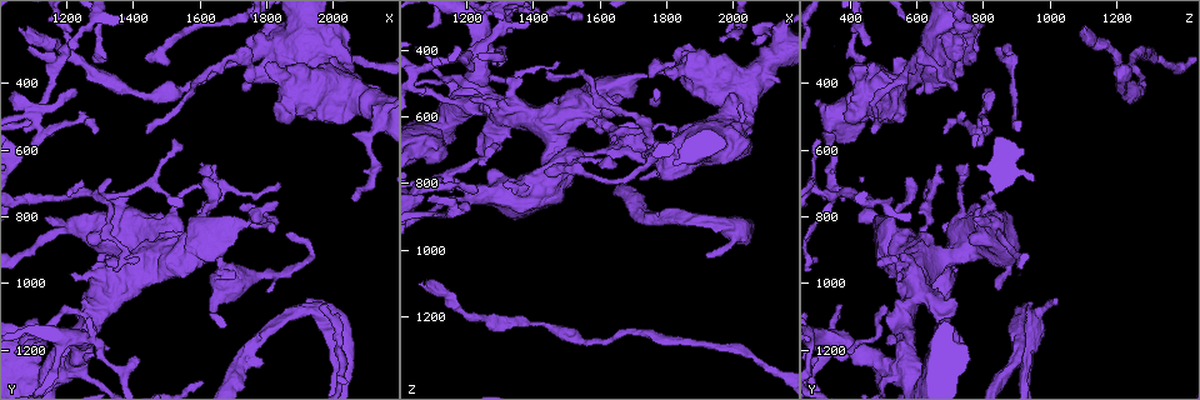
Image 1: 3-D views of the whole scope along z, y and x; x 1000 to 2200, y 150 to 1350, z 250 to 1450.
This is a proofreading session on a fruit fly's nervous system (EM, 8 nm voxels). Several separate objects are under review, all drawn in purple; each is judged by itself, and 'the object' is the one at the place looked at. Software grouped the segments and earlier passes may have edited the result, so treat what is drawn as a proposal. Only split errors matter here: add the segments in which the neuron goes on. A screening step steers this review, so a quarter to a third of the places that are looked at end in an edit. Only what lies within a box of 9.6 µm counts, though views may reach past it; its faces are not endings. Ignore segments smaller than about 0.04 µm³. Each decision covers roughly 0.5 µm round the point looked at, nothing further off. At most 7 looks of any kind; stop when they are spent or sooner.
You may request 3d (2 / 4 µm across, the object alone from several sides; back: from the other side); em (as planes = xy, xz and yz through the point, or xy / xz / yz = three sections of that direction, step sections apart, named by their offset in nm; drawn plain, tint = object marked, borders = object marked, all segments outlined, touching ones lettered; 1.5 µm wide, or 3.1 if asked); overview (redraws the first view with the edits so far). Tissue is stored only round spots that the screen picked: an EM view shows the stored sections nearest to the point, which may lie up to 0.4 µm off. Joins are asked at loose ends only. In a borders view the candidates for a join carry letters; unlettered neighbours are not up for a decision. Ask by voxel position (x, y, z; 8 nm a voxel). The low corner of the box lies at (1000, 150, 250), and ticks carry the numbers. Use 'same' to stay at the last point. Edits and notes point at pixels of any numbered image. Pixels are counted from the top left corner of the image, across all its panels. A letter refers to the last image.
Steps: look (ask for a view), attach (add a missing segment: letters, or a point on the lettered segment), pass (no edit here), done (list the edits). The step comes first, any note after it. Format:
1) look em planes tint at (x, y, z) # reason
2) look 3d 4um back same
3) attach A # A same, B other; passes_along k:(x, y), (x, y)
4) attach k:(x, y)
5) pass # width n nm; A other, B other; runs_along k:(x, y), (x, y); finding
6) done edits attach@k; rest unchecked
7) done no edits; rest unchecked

look em yz step 8 tint at (1230, 420, 830) # free end

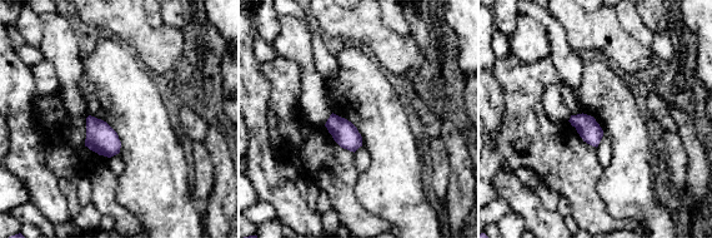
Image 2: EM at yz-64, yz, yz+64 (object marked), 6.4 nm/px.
look em planes borders same

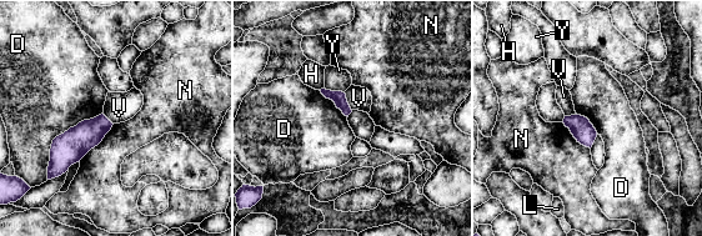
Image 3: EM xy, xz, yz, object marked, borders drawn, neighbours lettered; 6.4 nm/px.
pass # D other, H other, L other, N other, V other, Y other; border 3:(103, 113), (53, 140), (46, 172); none of them fits

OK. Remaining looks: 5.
look em planes borders at (1600, 640, 760) # tapers out

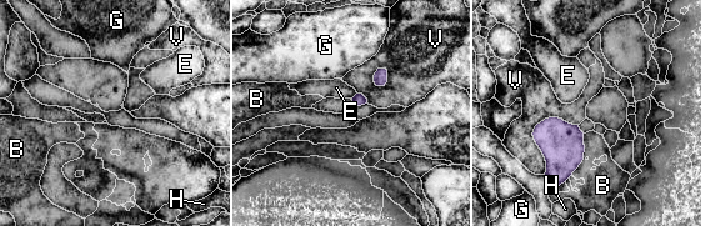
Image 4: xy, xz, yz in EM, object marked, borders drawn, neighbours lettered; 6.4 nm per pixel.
pass # width 80 nm; B other, E other, G other, H other, V other; border 4:(356, 93), (351, 99); no lettered segment goes on from it

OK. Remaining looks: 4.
look 3d 4um at (1920, 1040, 1010) # tapers out

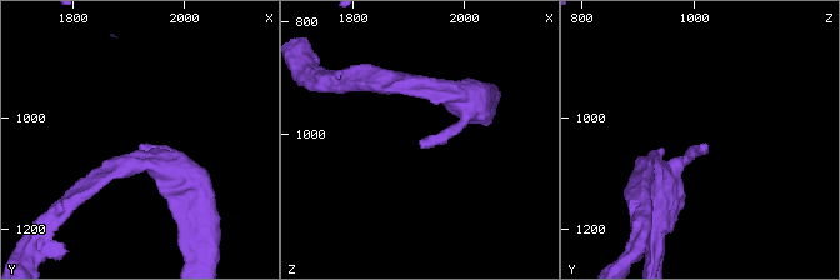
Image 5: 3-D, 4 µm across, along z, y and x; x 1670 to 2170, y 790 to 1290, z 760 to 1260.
look em planes plain at (1920, 1050, 1005)

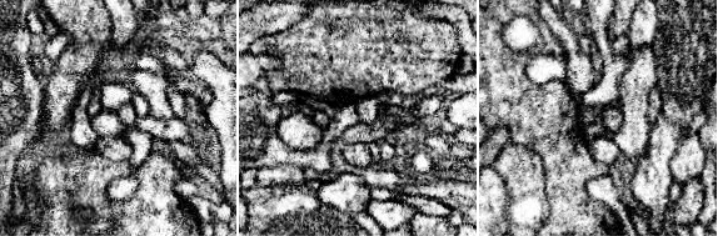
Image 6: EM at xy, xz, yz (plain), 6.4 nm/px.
look em planes borders same # see the neighbours

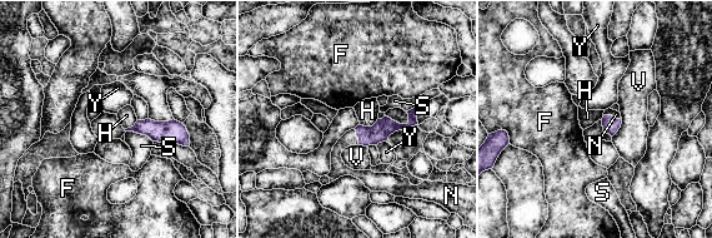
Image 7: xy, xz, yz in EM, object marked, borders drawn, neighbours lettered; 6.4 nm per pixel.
attach N # F other, H other, N same, S other, V other, Y other; passes_along 7:(611, 125), (611, 115), (616, 114); the neuron continues

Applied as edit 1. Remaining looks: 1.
done edits attach@7; rest unchecked

